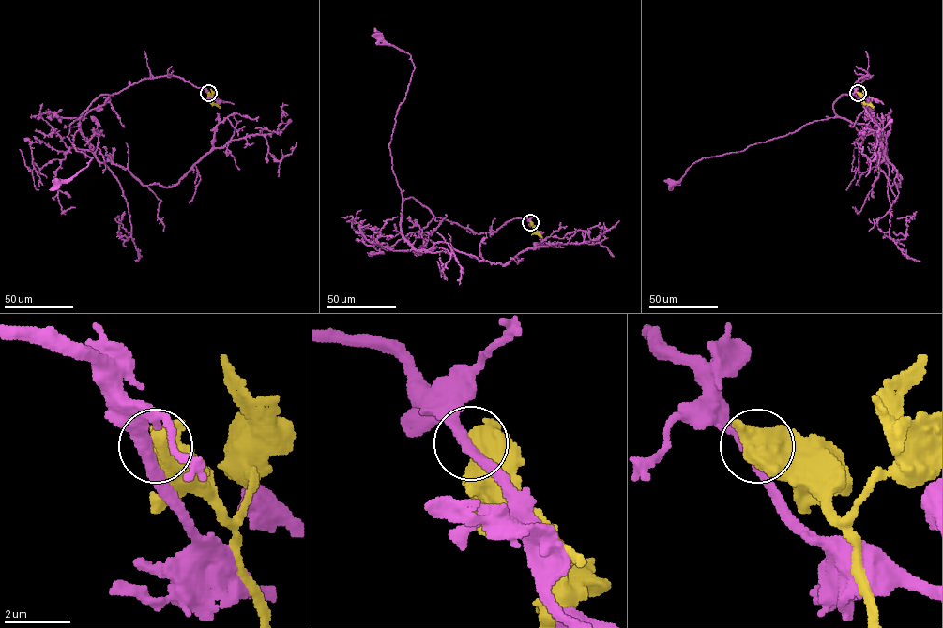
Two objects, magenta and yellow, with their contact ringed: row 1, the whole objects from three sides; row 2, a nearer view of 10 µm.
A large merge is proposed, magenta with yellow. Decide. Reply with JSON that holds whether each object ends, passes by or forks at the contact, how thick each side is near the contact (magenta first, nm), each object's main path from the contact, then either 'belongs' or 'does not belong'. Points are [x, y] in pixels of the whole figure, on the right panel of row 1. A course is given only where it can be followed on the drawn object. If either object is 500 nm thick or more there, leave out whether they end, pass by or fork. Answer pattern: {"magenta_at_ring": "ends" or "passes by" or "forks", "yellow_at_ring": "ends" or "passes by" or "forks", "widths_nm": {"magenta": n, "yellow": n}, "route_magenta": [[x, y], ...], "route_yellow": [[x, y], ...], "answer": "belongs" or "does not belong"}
{"widths_nm": {"magenta": 340, "yellow": 850}, "route_magenta": [[858, 93], [855, 84], [869, 75], [834, 102], [836, 117], [702, 157], [672, 184]], "route_yellow": [[858, 93], [865, 103], [874, 107]], "answer": "does not belong"}

